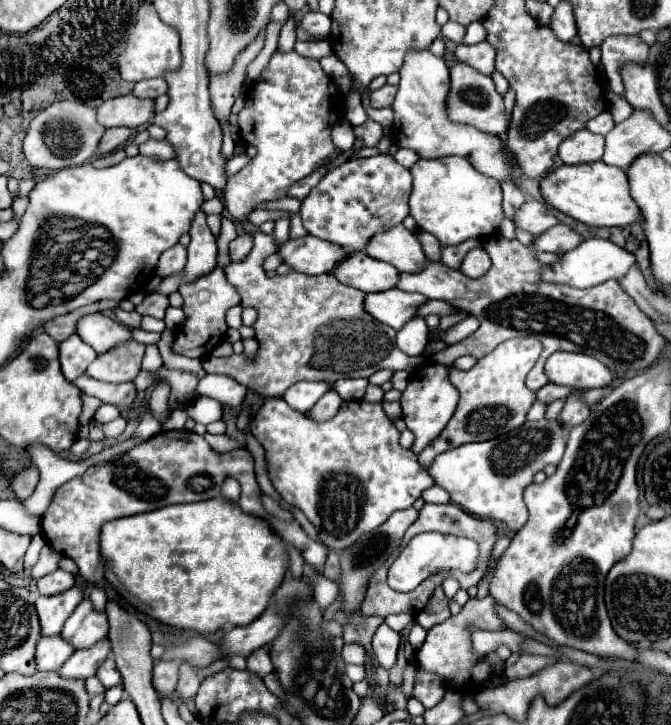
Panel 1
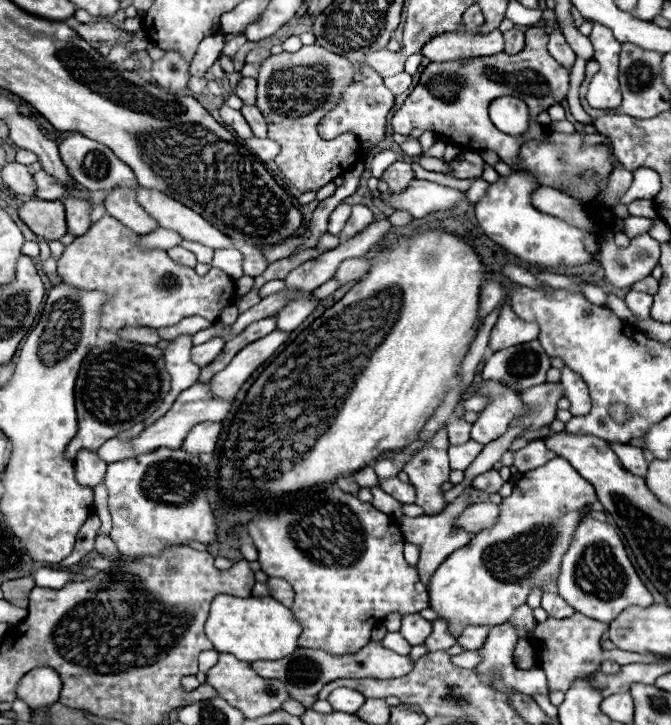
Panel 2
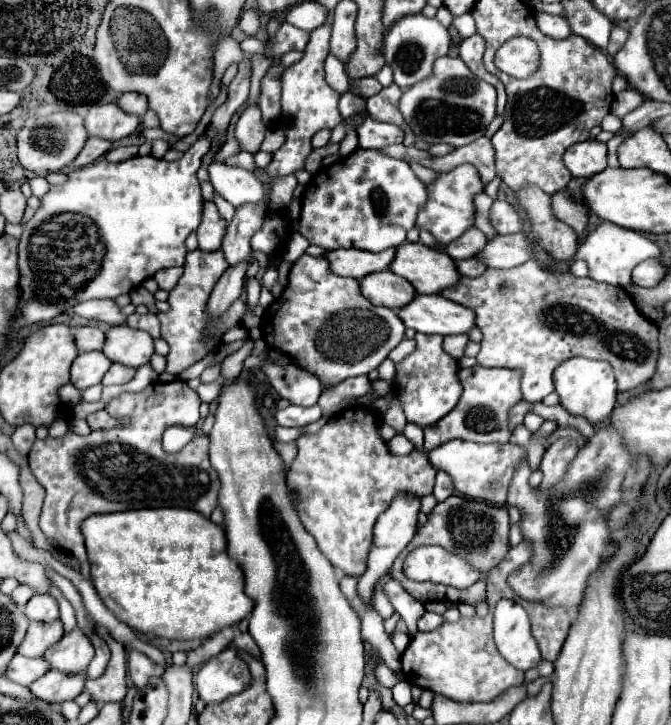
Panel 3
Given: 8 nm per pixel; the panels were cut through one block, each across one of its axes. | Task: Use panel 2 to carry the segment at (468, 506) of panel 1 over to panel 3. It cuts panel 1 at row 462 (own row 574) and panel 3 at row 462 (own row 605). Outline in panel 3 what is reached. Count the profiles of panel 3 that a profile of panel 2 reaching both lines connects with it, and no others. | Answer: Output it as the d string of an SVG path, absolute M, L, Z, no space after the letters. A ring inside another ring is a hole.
M450 440L438 446L436 450L428 452L428 458L436 470L442 470L452 478L456 494L478 502L488 502L492 506L504 506L512 476L516 468L522 464L522 460L526 458L526 448L516 446L512 442L476 444L476 442L464 442L464 440Z

